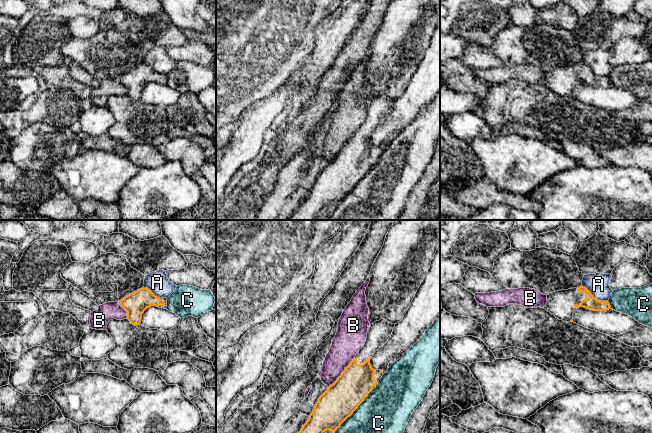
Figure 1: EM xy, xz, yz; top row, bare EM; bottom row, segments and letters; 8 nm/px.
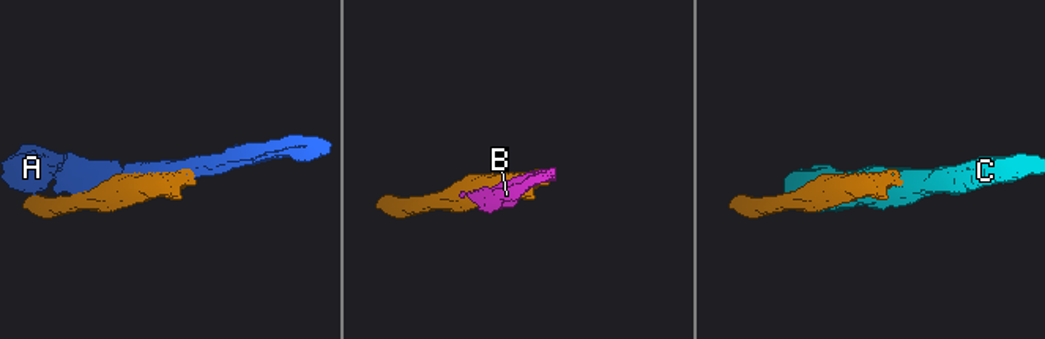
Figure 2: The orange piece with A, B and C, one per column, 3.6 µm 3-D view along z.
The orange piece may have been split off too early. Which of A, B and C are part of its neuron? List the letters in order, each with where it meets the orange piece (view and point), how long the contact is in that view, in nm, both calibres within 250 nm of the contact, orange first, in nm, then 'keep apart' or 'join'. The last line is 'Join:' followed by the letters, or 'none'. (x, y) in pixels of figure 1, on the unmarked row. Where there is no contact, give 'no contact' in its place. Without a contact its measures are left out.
A: yz (595, 74) | 240 nm | 110/180 nm | keep apart
B: xz (342, 148) | 320 nm | 280/220 nm | keep apart
C: xz (353, 187) | 460 nm | 280/460 nm | keep apart
Join: none

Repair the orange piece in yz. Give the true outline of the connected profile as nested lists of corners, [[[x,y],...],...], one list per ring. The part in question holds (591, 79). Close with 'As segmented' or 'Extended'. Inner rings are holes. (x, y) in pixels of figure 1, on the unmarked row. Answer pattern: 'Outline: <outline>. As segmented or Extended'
Outline: [[[583,62],[549,69],[544,85],[559,96],[570,98],[573,95],[573,89],[579,83],[593,87],[607,87],[611,85],[608,77],[597,76]]]. Extended

